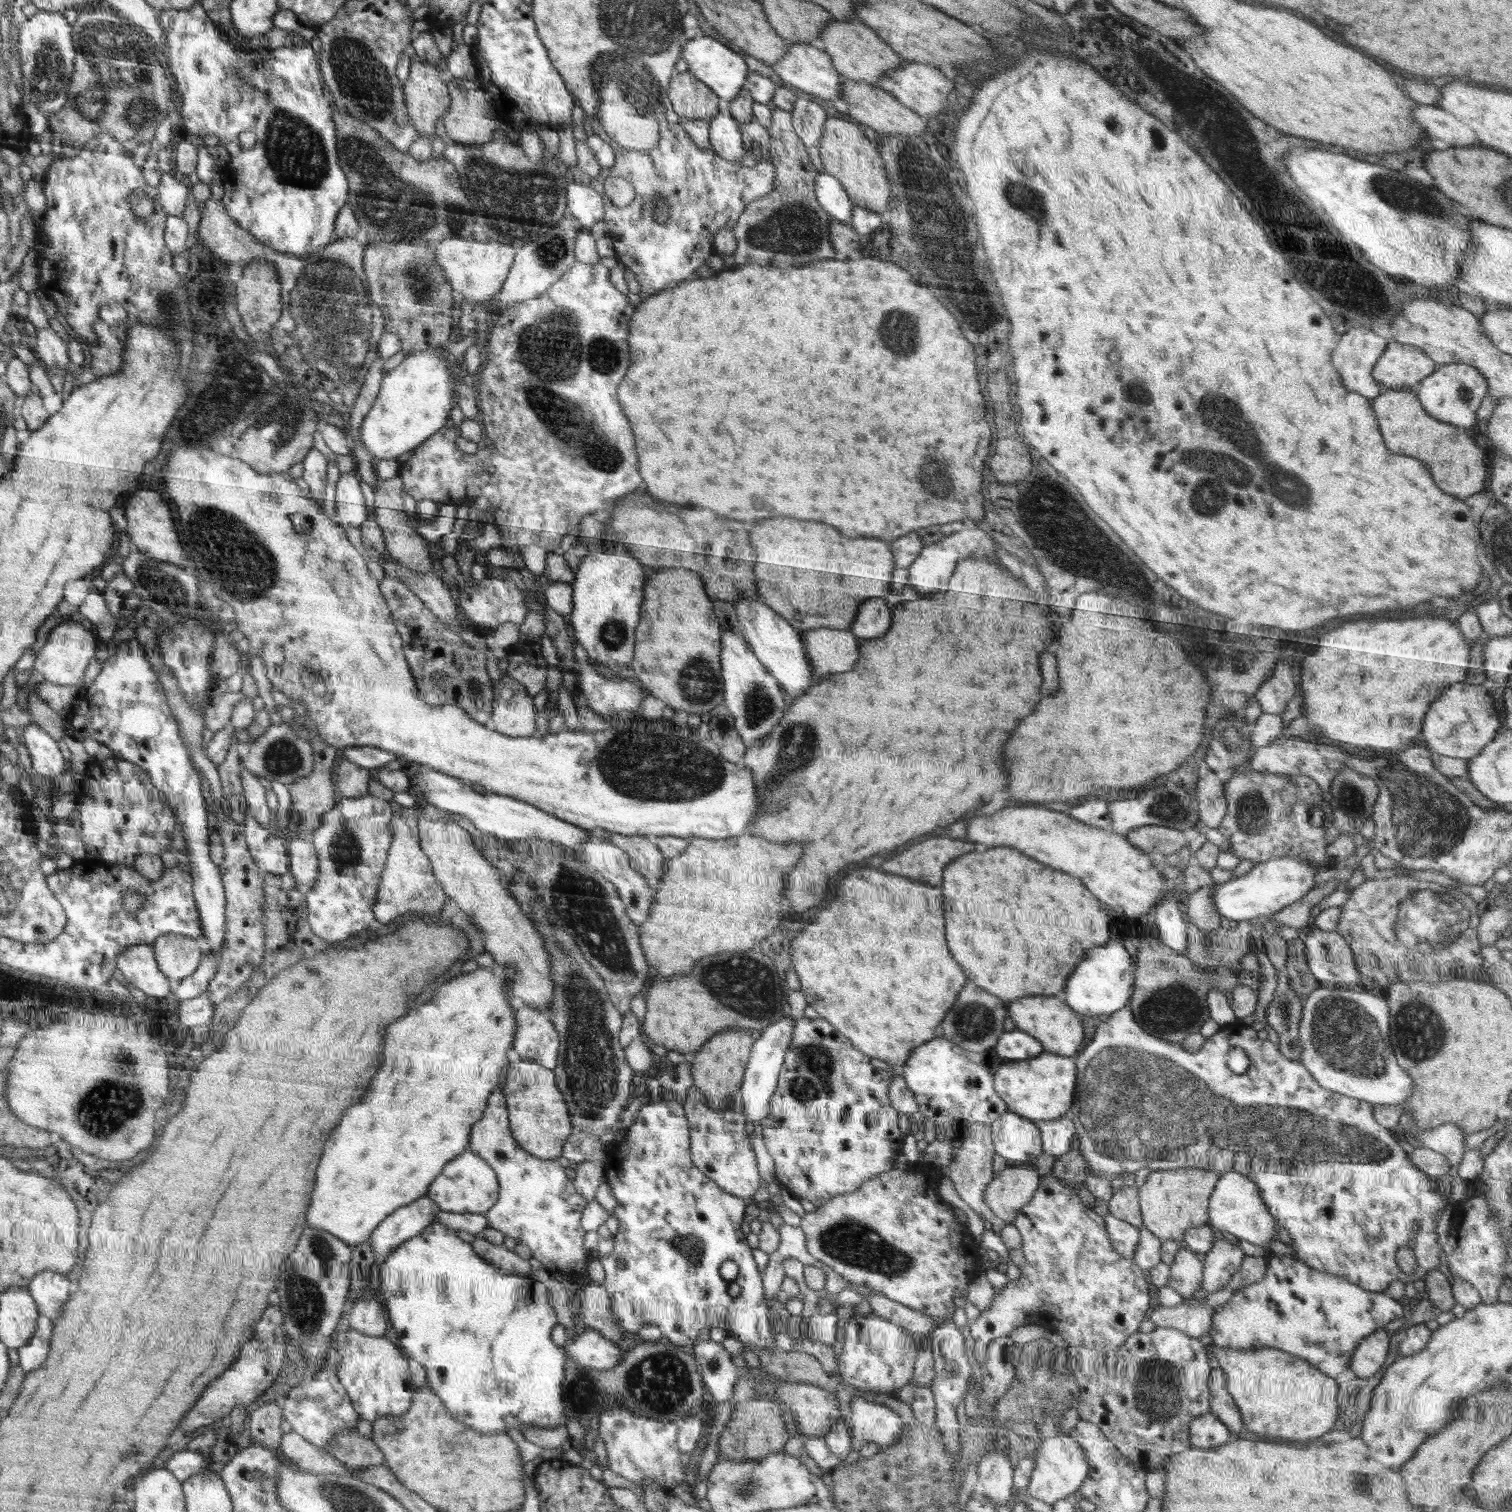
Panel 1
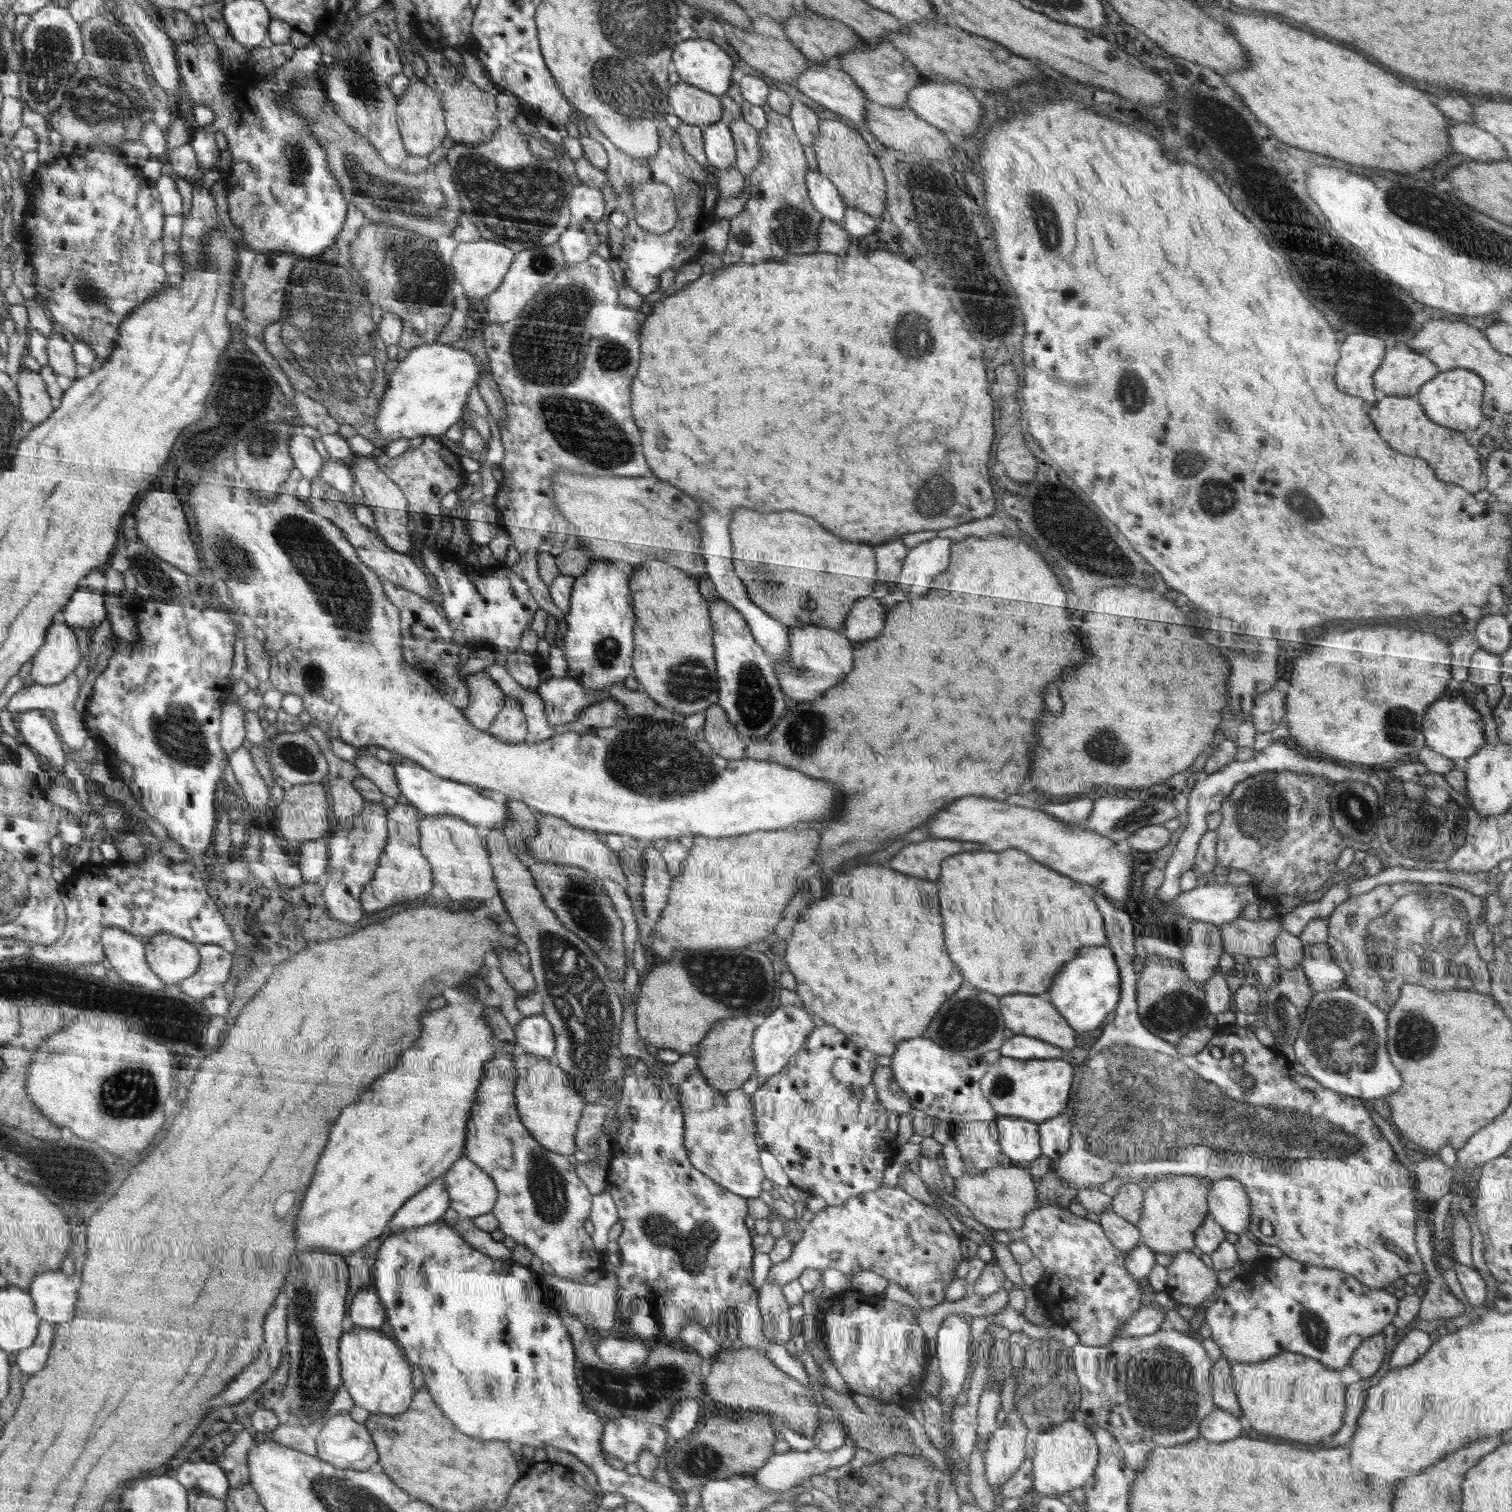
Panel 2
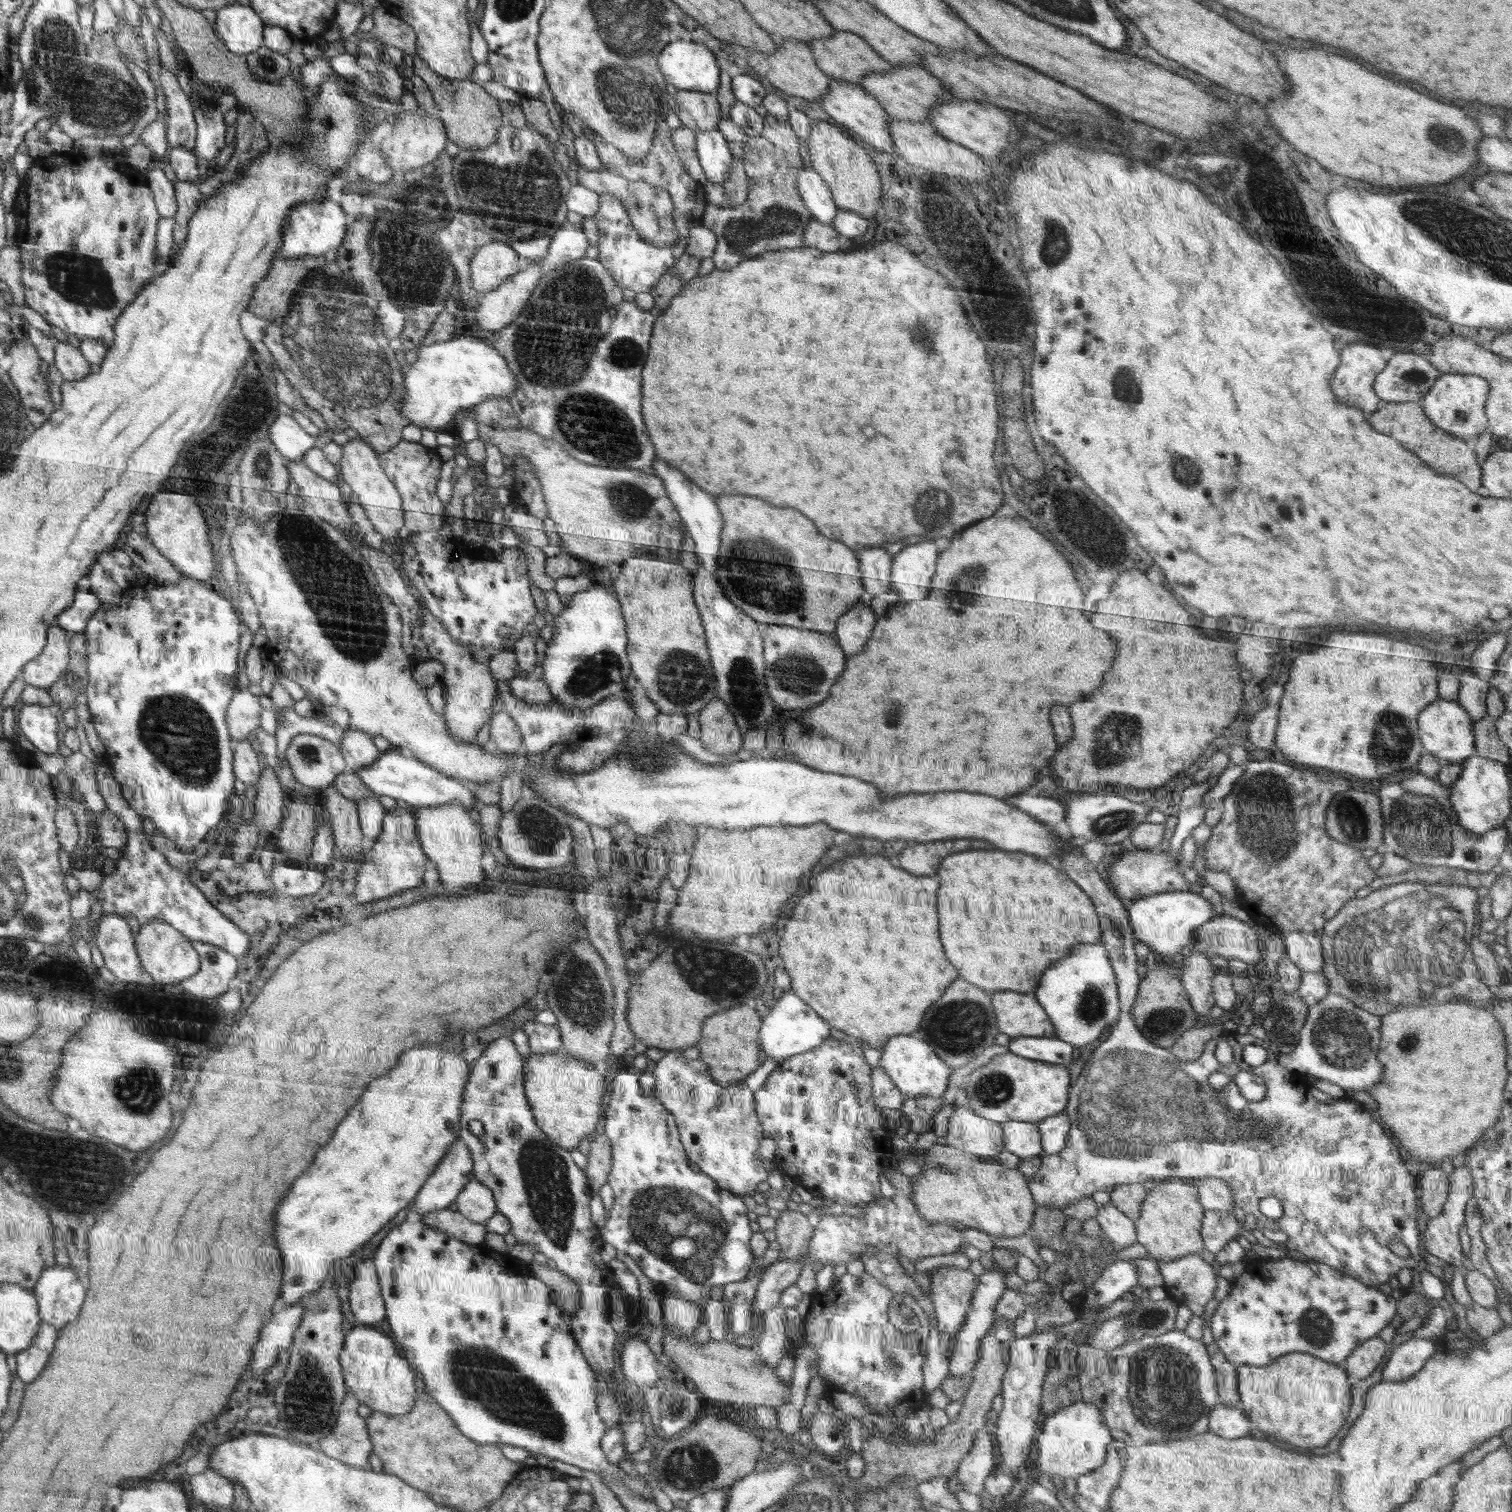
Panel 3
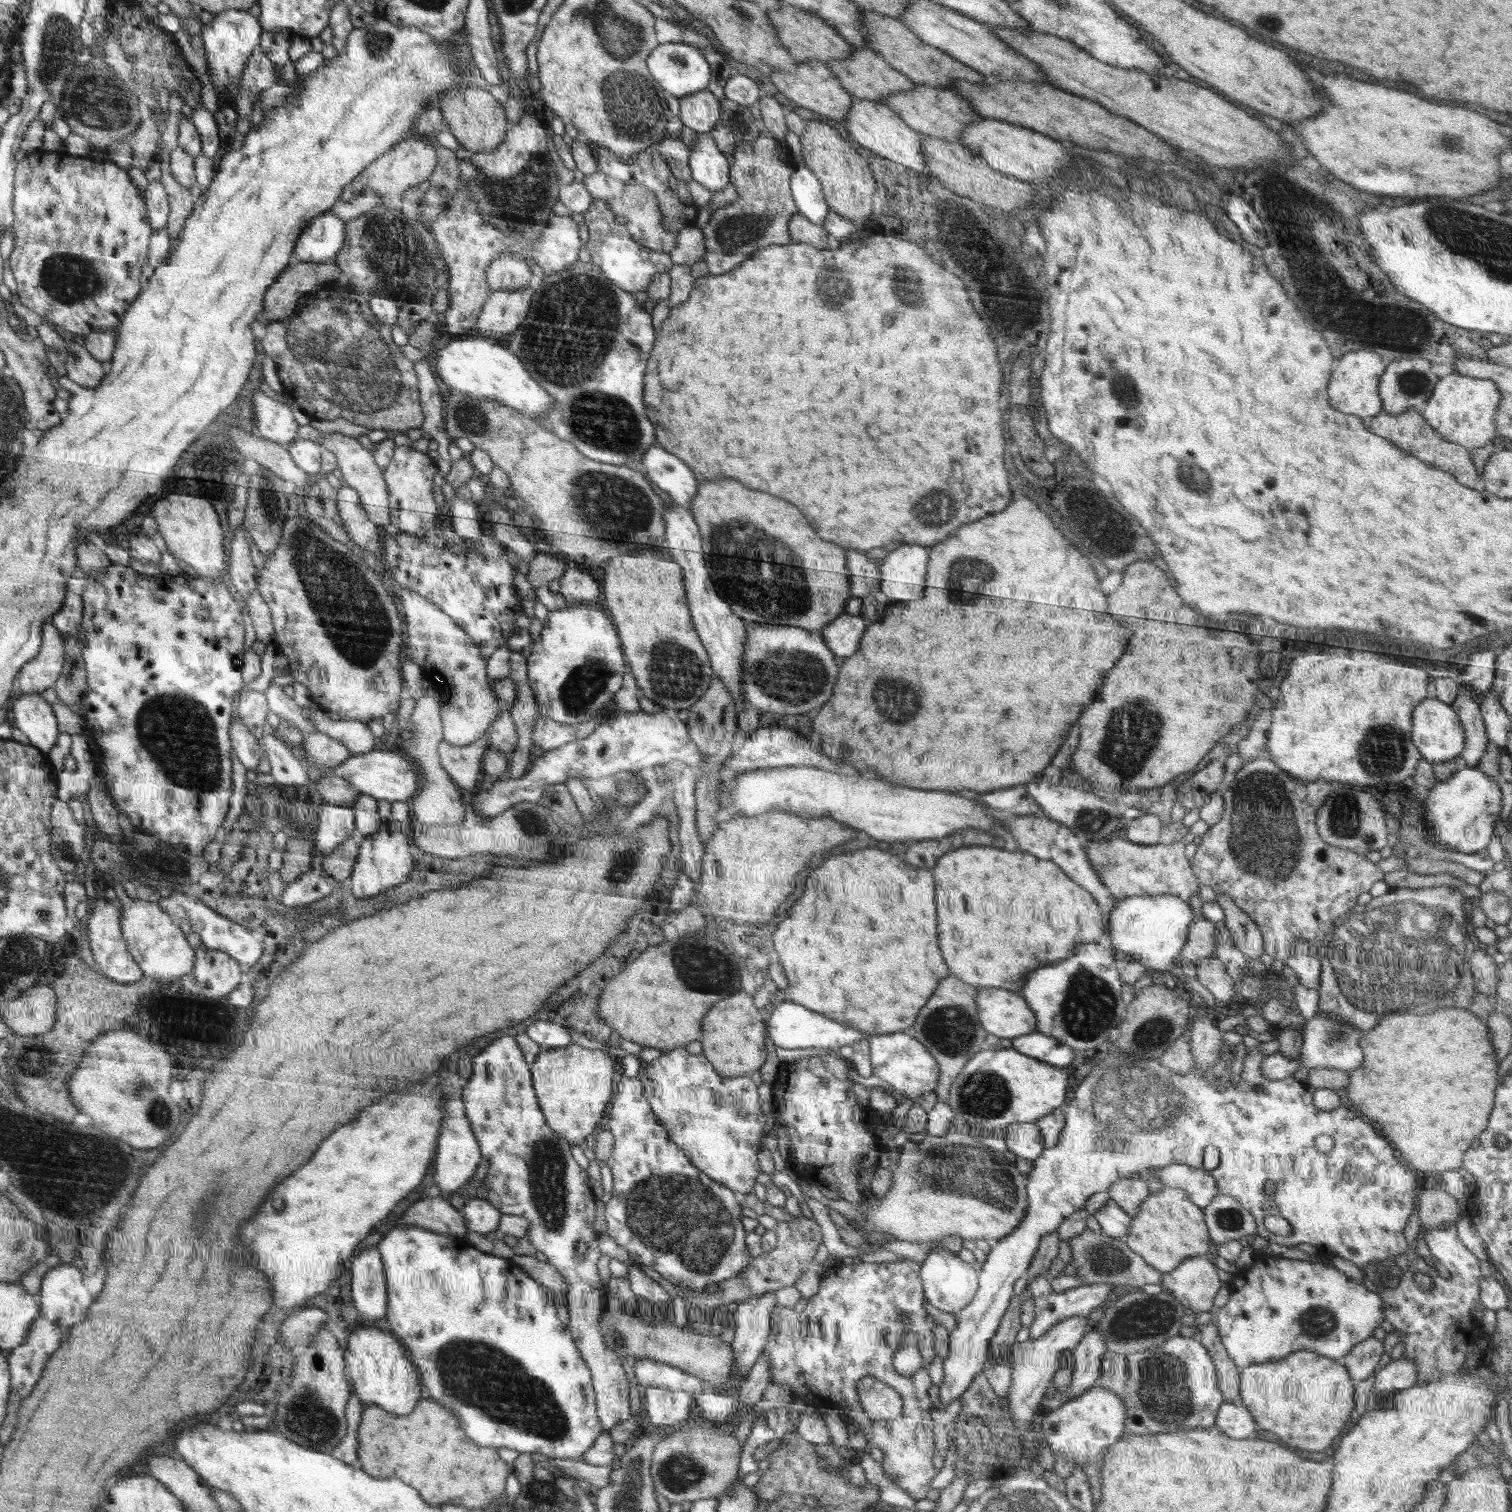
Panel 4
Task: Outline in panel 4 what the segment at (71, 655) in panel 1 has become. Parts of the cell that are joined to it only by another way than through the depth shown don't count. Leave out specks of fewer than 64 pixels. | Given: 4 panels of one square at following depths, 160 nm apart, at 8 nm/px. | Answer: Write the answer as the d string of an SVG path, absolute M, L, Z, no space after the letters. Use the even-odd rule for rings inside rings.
M50 622L44 624L43 644L39 654L28 661L19 673L19 694L40 693L56 682L64 664L64 648L58 629Z

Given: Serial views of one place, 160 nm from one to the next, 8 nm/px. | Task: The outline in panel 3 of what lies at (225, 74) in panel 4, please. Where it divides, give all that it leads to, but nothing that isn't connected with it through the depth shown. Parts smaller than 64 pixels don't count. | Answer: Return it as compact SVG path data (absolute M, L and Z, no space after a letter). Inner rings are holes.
M238 2L218 10L214 29L227 50L245 56L263 45L265 26L261 15L253 7Z

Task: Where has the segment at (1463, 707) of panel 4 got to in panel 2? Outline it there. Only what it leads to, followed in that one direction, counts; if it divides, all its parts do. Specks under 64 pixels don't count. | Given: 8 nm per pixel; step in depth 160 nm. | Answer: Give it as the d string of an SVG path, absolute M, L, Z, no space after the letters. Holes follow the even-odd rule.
M1479 648L1471 656L1468 682L1476 686L1495 685L1500 682L1502 659L1500 654L1492 654Z

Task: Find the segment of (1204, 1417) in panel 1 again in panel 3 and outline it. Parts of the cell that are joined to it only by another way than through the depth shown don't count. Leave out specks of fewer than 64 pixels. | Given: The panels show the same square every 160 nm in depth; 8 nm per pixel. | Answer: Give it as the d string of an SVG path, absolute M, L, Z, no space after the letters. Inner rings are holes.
M1219 1403L1209 1414L1209 1430L1224 1438L1246 1436L1252 1427L1251 1420L1241 1409Z

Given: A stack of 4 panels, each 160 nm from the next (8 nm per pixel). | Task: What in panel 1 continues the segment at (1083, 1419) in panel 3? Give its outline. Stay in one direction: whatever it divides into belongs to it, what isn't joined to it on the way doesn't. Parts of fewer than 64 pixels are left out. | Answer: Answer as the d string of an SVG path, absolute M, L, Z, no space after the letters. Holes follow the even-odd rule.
M1069 1434L1046 1437L1036 1448L1035 1467L1024 1490L1043 1503L1054 1504L1075 1494L1087 1477L1089 1466L1084 1449Z

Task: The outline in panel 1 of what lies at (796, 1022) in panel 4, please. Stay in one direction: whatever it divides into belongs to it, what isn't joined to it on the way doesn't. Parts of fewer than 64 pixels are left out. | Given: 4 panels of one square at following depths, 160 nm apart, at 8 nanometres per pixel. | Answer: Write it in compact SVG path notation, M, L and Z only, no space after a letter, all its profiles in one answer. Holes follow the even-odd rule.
M795 1015L781 1018L778 1022L770 1025L764 1032L758 1033L759 1042L751 1053L751 1062L748 1064L743 1088L740 1089L742 1095L744 1111L751 1122L760 1122L771 1114L771 1098L778 1088L779 1075L783 1071L786 1063L787 1051L790 1049L795 1030Z

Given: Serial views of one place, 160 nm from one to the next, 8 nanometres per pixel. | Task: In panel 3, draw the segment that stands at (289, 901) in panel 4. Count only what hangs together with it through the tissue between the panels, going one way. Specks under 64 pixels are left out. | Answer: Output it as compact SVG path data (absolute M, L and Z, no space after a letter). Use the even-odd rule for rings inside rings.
M276 853L274 868L269 874L280 892L292 896L316 894L325 881L323 869L312 870L302 867L301 863L290 863L279 853Z

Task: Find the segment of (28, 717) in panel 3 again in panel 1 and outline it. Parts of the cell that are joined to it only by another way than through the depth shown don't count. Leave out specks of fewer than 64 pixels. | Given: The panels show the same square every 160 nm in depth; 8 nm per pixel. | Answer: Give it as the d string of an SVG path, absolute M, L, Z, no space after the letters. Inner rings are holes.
M31 722L24 728L23 737L34 770L44 776L60 776L64 772L64 758L54 738L37 723Z

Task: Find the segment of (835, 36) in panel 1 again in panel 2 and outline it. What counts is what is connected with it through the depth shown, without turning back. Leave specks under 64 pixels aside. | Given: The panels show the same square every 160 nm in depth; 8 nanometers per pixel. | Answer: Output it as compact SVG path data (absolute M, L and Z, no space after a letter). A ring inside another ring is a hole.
M881 40L873 44L863 41L863 50L853 50L836 56L829 61L829 65L839 68L854 80L858 88L865 94L865 98L878 102L882 106L904 109L908 94L912 87L916 87L920 80L926 80L899 50L888 40Z

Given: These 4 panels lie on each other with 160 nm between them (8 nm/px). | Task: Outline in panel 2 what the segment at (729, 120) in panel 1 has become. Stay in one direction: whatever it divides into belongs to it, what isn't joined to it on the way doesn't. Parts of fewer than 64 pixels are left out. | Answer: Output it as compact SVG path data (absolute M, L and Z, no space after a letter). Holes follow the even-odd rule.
M721 120L703 130L704 153L715 168L729 168L735 164L736 146L729 125Z

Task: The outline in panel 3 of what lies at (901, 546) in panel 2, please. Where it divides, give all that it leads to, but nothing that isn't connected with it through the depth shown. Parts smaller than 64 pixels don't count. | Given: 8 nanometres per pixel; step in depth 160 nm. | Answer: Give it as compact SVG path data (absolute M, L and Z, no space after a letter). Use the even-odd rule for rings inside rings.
M872 548L872 550L862 550L858 558L865 592L880 595L891 590L894 556L885 548Z

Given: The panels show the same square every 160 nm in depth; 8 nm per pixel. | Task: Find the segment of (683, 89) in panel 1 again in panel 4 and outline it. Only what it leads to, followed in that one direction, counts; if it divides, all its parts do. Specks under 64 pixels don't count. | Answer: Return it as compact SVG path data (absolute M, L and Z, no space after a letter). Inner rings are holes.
M707 89L679 98L680 120L694 132L708 133L720 120L718 98Z

